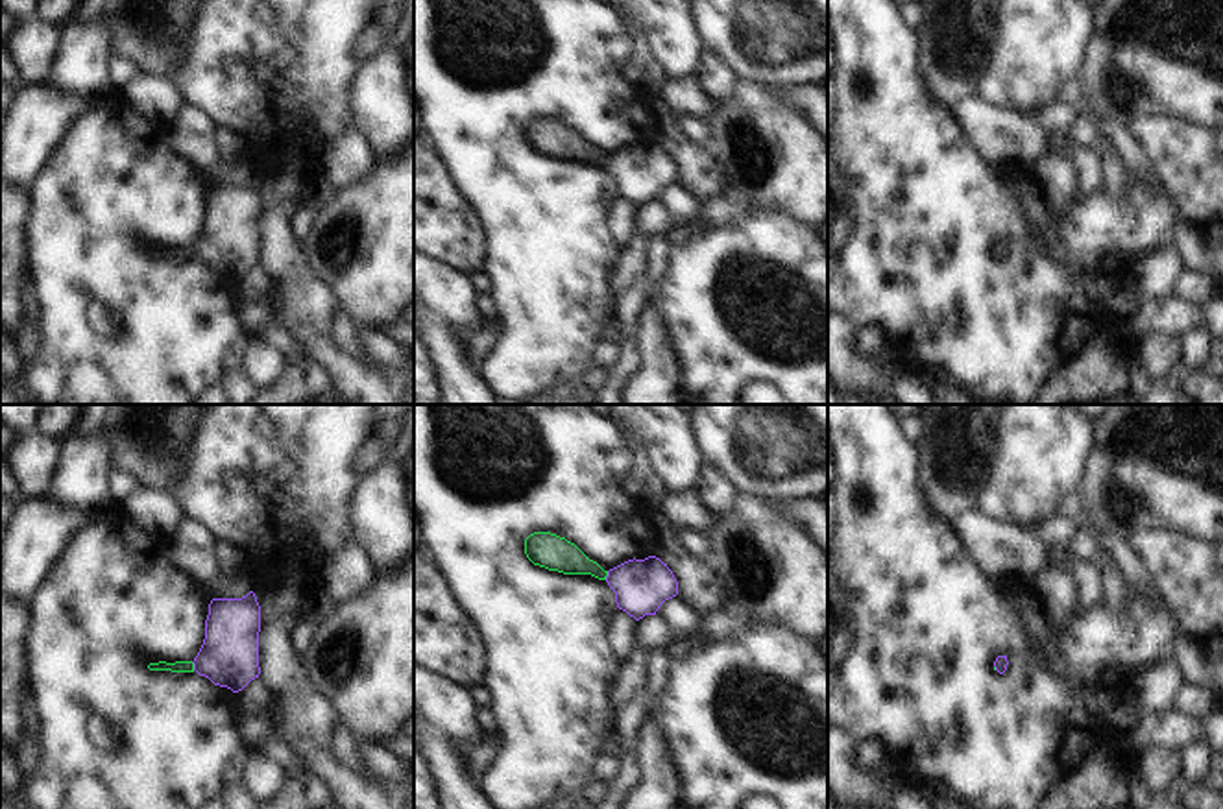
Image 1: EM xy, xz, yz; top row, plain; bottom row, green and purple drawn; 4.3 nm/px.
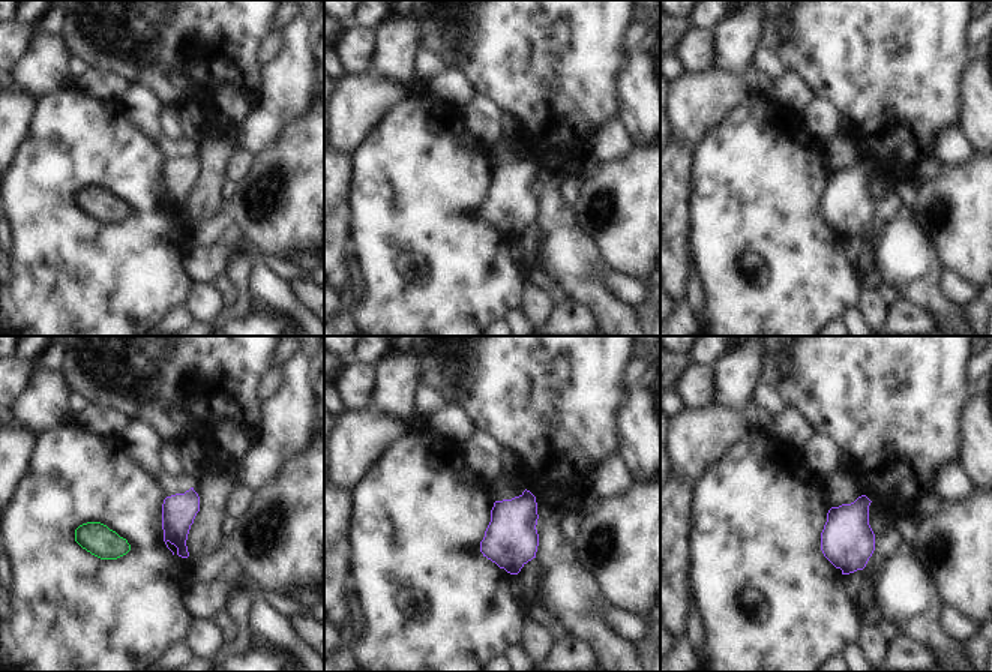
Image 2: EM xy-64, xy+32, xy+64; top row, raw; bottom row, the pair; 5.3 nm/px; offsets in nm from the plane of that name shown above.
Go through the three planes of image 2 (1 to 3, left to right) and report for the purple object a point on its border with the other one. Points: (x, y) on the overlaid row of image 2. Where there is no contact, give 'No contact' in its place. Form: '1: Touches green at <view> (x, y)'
1: No contact
2: No contact
3: No contact

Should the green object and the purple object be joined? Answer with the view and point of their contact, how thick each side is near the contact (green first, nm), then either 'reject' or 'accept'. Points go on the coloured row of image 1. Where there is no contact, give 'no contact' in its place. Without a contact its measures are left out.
xy (193, 665) | 50/260 nm | accept

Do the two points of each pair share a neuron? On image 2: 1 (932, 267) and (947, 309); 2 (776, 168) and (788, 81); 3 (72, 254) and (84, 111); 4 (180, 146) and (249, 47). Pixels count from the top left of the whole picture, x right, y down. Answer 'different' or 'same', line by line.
1: same
2: different
3: same
4: different

